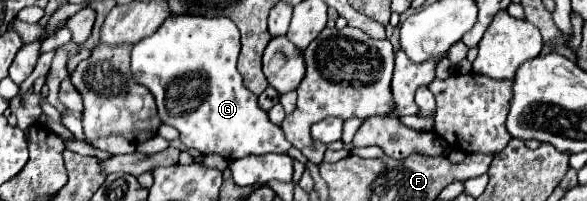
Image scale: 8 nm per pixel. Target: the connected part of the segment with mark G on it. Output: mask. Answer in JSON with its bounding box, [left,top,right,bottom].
[132,16,292,160]

